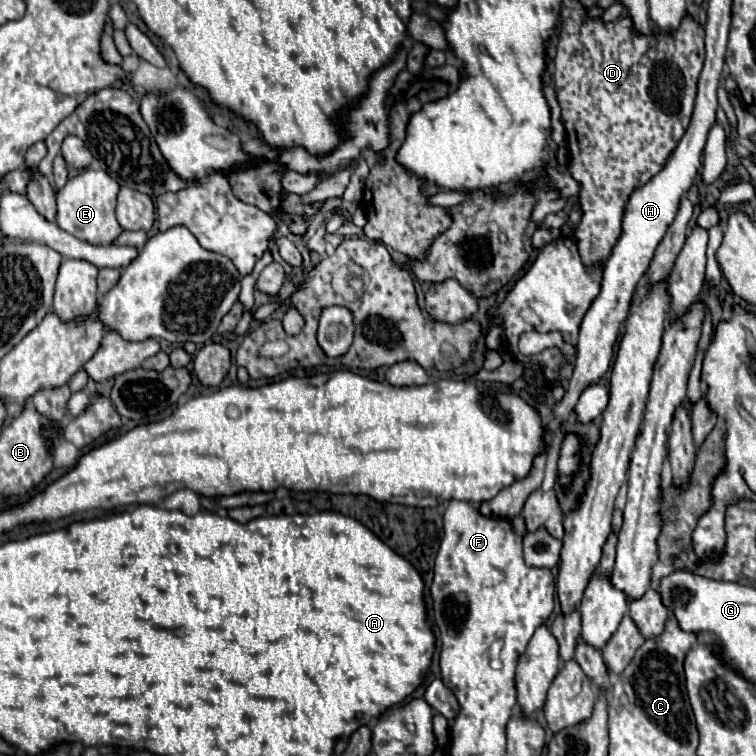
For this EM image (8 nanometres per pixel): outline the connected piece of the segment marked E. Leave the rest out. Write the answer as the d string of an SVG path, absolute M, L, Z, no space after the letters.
M85 170L75 178L69 178L67 184L57 192L57 226L95 246L113 244L123 232L115 218L117 192L119 184L103 170Z

